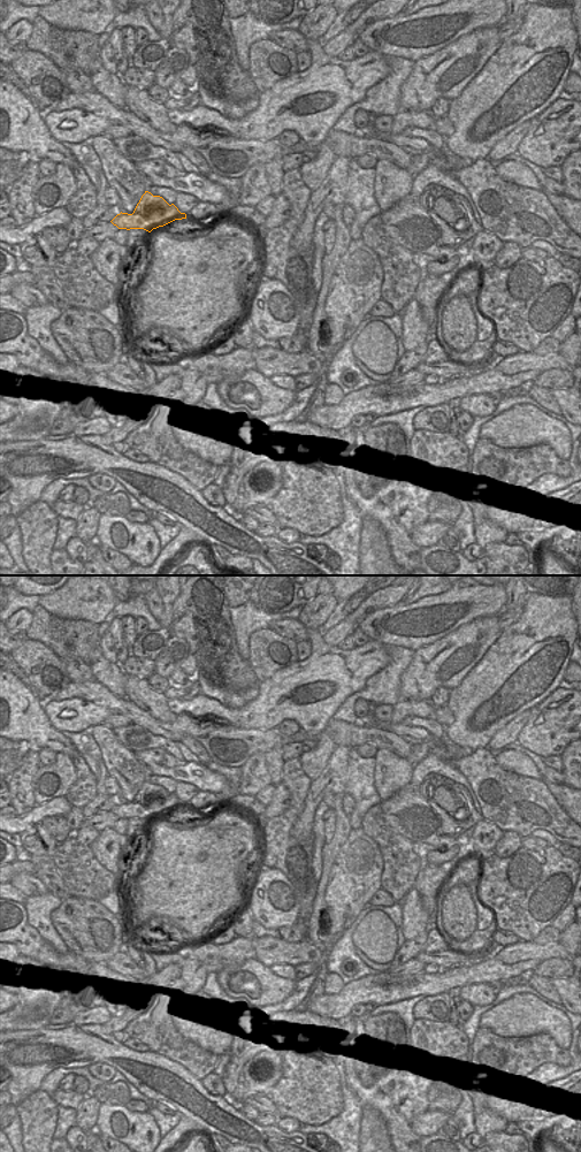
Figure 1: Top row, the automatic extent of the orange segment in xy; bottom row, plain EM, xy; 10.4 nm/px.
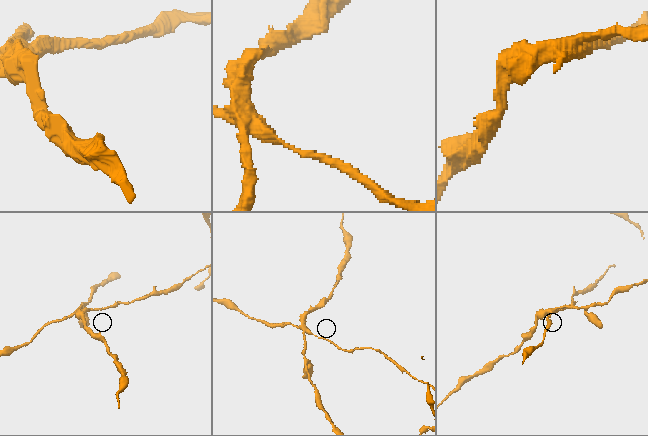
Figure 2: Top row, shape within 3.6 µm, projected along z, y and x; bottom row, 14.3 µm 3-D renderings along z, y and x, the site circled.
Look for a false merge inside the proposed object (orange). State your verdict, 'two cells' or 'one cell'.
two cells

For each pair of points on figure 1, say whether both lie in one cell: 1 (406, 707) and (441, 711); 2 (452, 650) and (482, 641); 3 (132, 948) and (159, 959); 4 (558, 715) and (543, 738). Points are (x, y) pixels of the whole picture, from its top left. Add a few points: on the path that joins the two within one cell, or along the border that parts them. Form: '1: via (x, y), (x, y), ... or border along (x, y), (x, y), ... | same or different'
1: via (414, 708), (433, 711) | same
2: via (459, 650), (471, 641), (475, 641) | same
3: border along (150, 951), (157, 971) | different
4: via (557, 721), (548, 732) | same

